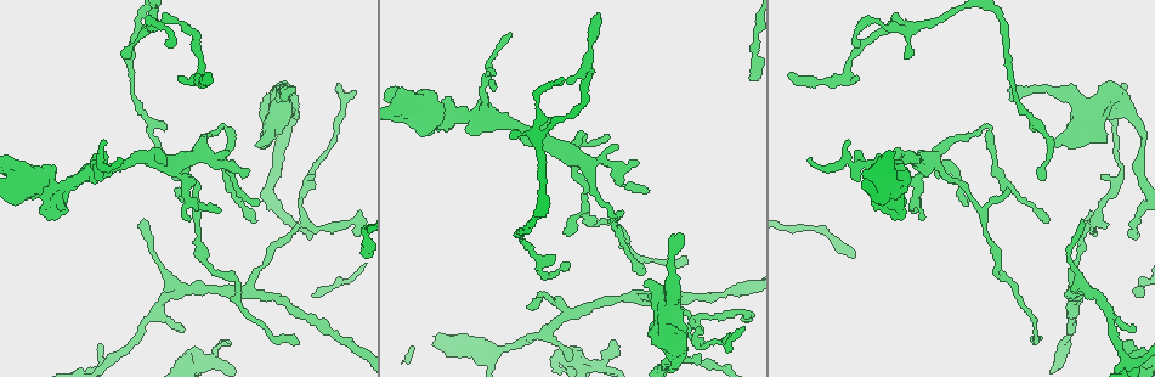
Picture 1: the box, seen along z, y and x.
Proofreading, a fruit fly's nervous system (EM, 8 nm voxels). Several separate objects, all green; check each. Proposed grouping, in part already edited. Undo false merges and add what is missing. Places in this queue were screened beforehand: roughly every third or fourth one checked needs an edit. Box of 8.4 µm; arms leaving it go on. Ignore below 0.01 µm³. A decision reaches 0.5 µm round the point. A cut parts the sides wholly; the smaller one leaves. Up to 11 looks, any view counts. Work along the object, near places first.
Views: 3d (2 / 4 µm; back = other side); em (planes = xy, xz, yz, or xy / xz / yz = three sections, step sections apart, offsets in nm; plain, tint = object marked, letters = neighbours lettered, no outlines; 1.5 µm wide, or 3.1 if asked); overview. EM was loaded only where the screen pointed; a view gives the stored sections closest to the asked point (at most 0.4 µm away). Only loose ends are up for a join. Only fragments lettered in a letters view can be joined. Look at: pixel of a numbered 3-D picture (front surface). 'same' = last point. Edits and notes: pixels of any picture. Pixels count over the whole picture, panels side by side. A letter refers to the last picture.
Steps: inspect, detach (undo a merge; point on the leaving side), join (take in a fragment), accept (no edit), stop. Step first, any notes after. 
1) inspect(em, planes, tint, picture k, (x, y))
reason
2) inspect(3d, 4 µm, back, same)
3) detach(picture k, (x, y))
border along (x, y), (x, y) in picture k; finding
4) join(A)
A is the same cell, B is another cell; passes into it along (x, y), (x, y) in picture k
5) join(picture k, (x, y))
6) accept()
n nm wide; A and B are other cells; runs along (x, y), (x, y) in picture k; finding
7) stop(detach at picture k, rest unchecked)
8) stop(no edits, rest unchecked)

inspect(em, planes, letters, picture 1, (614, 339))
thin end

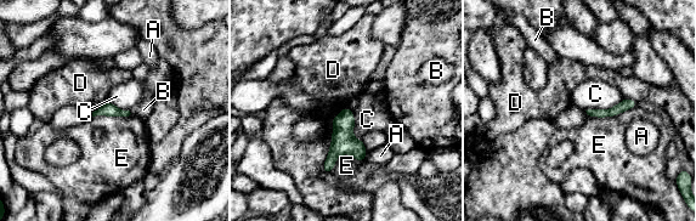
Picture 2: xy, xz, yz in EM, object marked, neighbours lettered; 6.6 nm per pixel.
accept()
A, B, C, D and E are other cells; runs along (346, 111), (343, 142), (326, 169) in picture 2; none of them fits

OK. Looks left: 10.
inspect(em, xy, step 4, plain, picture 1, (178, 179))

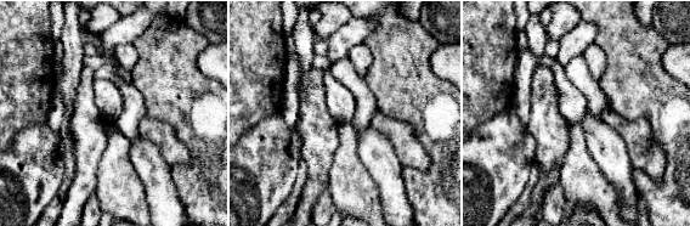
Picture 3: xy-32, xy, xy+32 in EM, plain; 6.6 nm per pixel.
inspect(em, xy, step 4, letters, same)

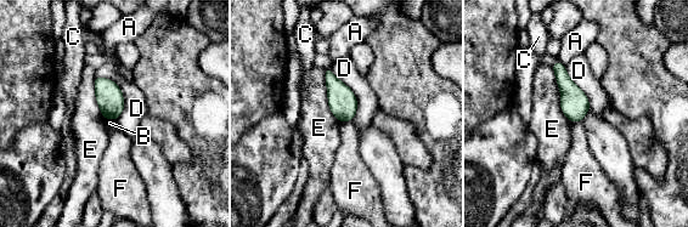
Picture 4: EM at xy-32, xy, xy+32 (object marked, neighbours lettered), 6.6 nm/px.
accept()
180 nm wide; E touches over 380 nm; A, B, C, D, E and F are other cells; none of them fits

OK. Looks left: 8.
inspect(3d, 2 µm, picture 1, (517, 130))
branch stops here

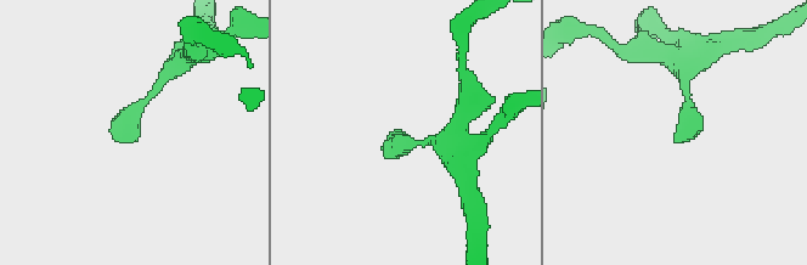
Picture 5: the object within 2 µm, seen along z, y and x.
inspect(em, planes, tint, picture 5, (398, 131))
shape alone is not enough

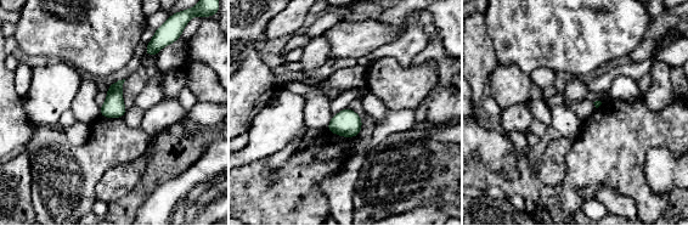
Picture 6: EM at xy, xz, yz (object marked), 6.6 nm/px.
inspect(em, planes, letters, same)

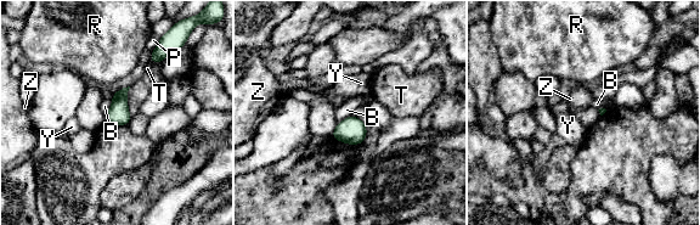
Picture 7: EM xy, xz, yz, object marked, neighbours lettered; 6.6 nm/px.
accept()
140 nm wide; B, P, R, T, Y and Z are other cells; no lettered fragment goes on from it

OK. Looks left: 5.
inspect(3d, 2 µm, back, picture 1, (289, 87))
an open end

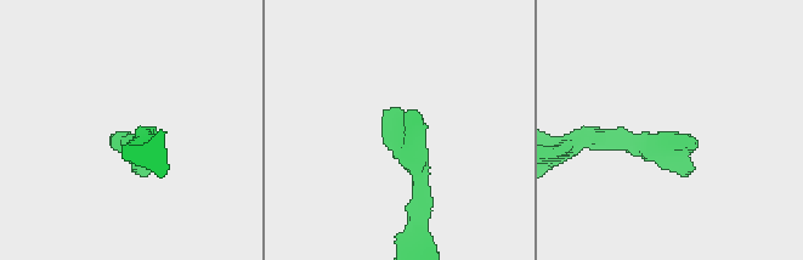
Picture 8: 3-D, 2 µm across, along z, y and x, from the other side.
inspect(em, xy, step 8, tint, picture 8, (401, 110))

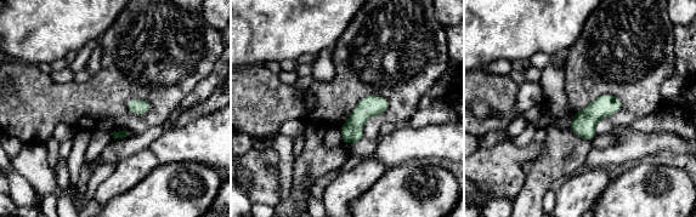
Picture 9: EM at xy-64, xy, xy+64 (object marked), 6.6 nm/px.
inspect(em, planes, letters, same)
another direction

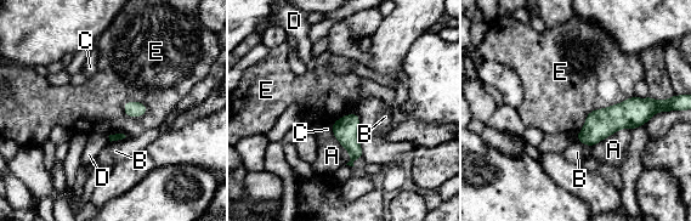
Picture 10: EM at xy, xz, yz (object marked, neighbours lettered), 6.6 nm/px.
accept()
A, B, C, D and E are other cells; border along (633, 95), (590, 111), (575, 136) in picture 10; no lettered fragment goes on from it

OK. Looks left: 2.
stop(no edits, rest unchecked)

